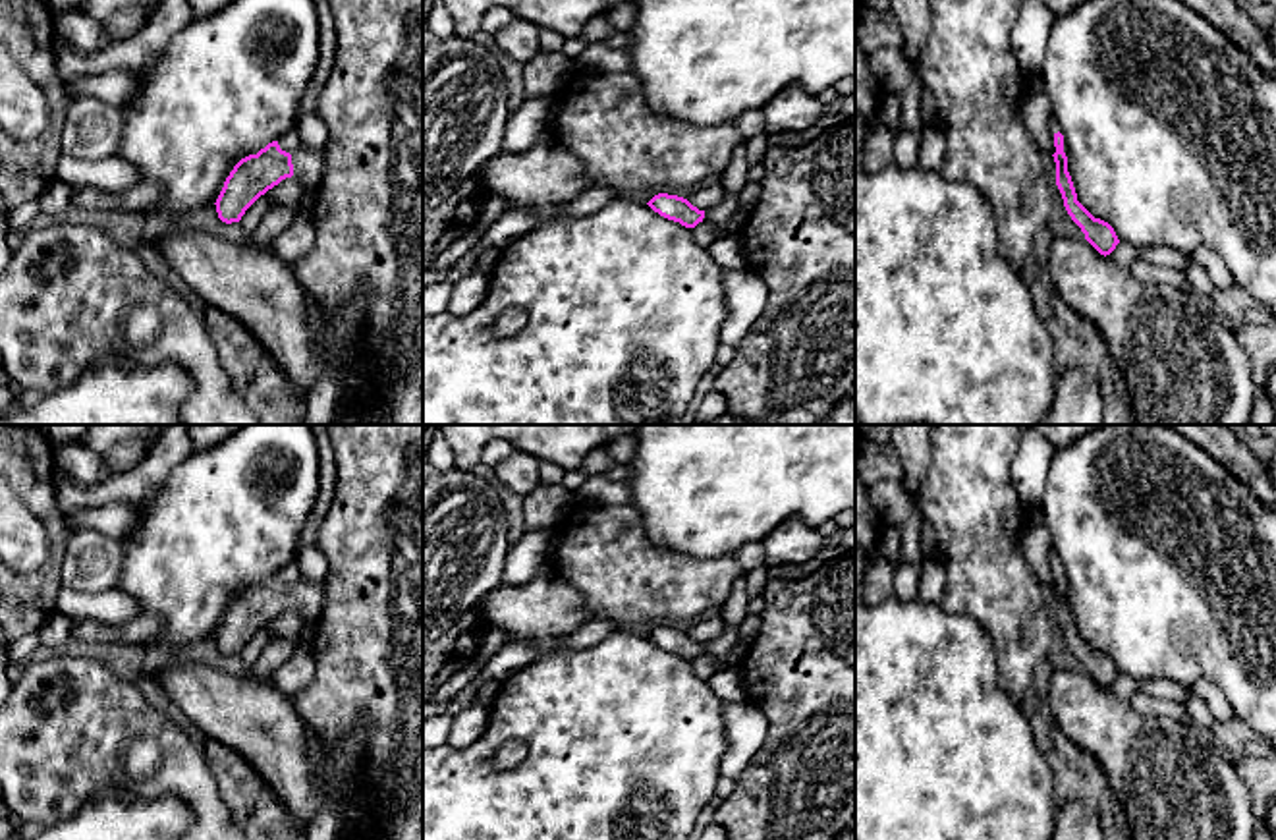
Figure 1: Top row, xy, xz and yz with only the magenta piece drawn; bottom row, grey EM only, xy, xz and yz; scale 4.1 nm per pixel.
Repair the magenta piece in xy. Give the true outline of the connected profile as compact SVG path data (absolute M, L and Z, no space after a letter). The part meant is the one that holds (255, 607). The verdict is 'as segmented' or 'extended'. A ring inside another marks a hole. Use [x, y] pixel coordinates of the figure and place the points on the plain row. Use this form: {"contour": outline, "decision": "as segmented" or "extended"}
{"contour": "M272 574L234 599L214 635L218 651L226 657L239 655L261 628L291 608L311 630L322 610L322 601L324 583L301 577L290 587Z", "decision": "extended"}

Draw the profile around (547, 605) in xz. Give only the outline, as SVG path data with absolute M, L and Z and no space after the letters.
M554 574L523 585L498 585L483 602L486 626L510 637L569 635L593 616L579 591Z

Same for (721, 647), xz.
M726 628L718 637L705 643L703 655L716 660L716 668L730 666L732 649L741 641L739 628Z

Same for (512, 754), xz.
M508 742L494 753L494 765L502 770L517 767L527 755L527 745L521 742Z

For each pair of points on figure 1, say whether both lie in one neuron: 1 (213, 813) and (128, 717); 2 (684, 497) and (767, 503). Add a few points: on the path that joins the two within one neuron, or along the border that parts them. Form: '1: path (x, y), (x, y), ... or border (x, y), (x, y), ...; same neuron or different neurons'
1: path (195, 786), (184, 773), (178, 752), (155, 728); same neuron
2: path (705, 499), (746, 499); same neuron

